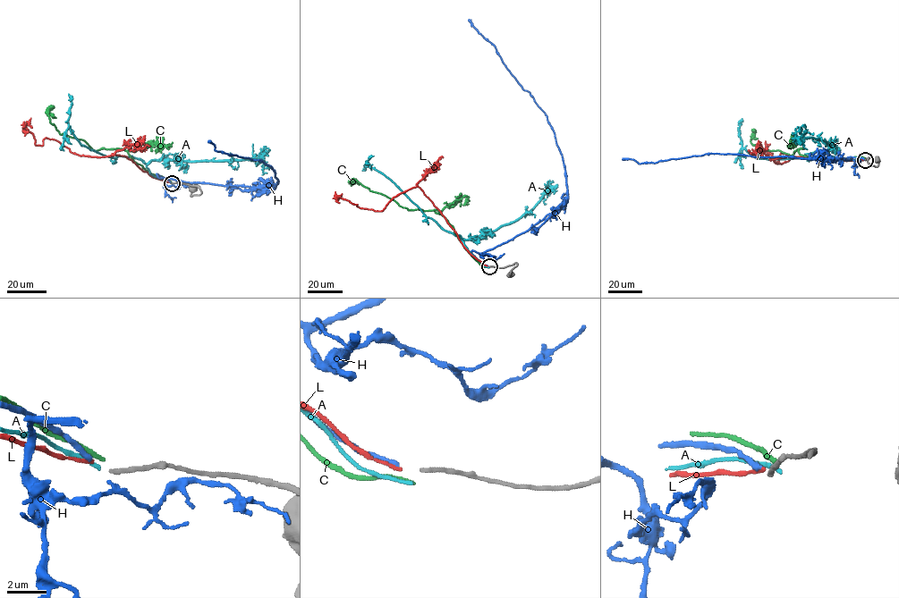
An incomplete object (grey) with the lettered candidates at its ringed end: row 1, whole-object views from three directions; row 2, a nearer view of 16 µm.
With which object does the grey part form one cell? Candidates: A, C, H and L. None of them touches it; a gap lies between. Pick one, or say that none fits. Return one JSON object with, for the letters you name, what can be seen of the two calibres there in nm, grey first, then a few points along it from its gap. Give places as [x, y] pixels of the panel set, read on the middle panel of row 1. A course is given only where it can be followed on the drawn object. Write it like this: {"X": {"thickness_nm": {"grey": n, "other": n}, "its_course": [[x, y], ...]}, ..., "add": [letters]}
{"add": []}

